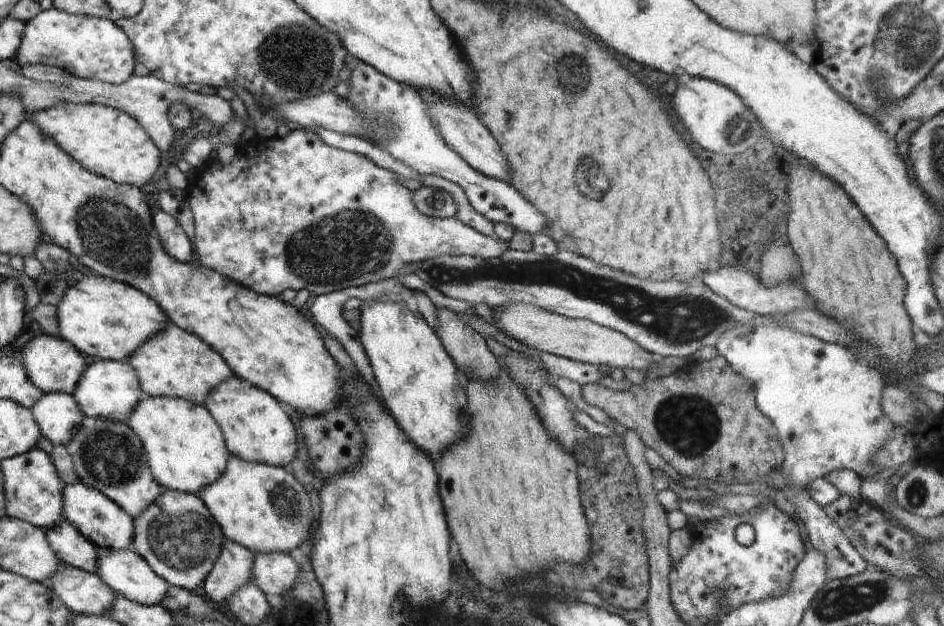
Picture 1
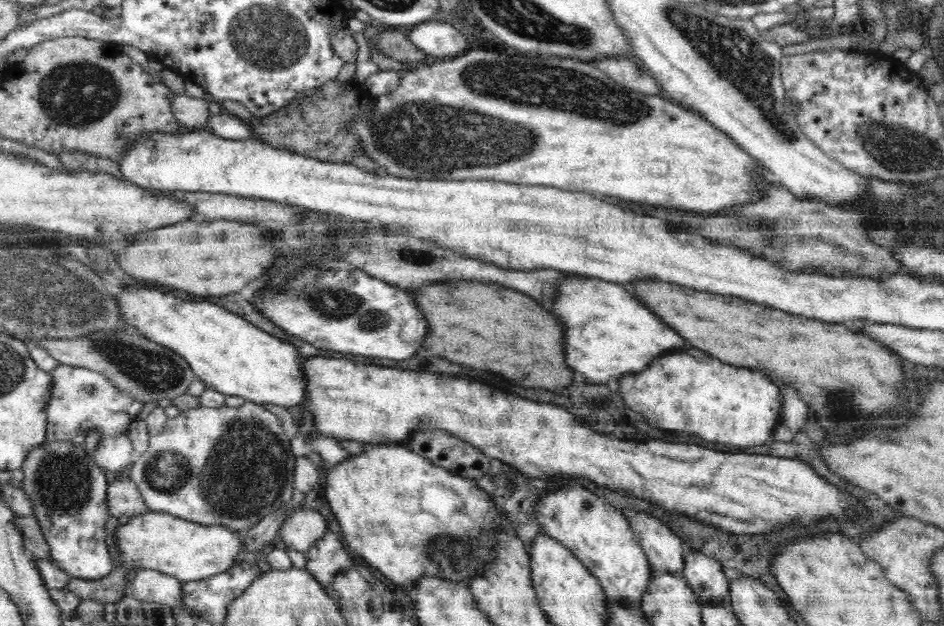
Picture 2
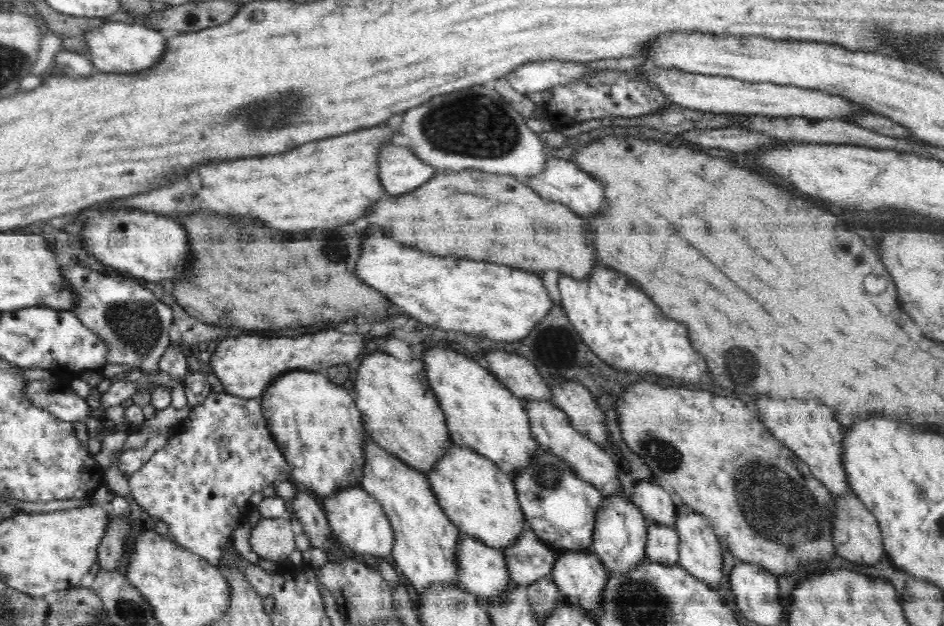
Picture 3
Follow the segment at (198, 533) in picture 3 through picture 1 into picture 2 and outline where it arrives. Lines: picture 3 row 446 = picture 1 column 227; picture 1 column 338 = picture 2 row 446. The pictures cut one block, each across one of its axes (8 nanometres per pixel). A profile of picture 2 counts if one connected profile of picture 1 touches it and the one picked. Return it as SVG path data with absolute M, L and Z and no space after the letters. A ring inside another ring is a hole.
M246 401L240 408L227 405L221 408L200 406L180 412L176 418L168 418L164 430L149 438L149 448L136 456L131 474L146 507L156 513L168 513L201 525L220 525L240 532L260 522L274 509L287 503L294 494L293 474L297 456L292 452L291 440L284 433L280 419L264 406ZM222 478L228 478L228 488L222 488ZM246 484L246 486L244 486ZM230 492L228 496L222 496ZM244 494L246 498L240 500Z

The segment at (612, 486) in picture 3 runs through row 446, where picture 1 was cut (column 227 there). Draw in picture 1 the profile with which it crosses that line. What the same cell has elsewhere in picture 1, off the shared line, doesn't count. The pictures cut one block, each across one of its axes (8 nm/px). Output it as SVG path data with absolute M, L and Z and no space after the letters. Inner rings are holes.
M224 538L223 547L214 568L203 582L205 594L214 602L227 602L234 593L252 582L255 553L230 539Z

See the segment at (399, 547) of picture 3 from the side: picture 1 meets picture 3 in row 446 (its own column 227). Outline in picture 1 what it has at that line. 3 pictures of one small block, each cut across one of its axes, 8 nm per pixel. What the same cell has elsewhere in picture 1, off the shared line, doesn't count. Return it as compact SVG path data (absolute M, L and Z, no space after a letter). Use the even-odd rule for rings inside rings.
M168 321L165 328L140 346L126 361L137 371L144 395L180 397L204 405L208 393L234 376L226 361L199 336Z

